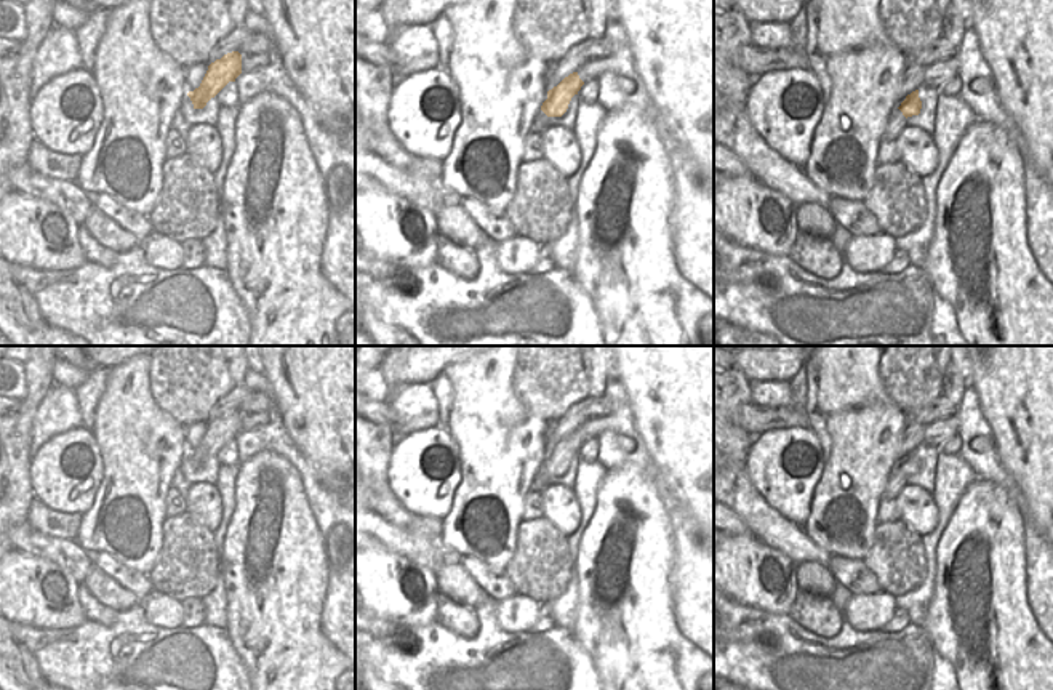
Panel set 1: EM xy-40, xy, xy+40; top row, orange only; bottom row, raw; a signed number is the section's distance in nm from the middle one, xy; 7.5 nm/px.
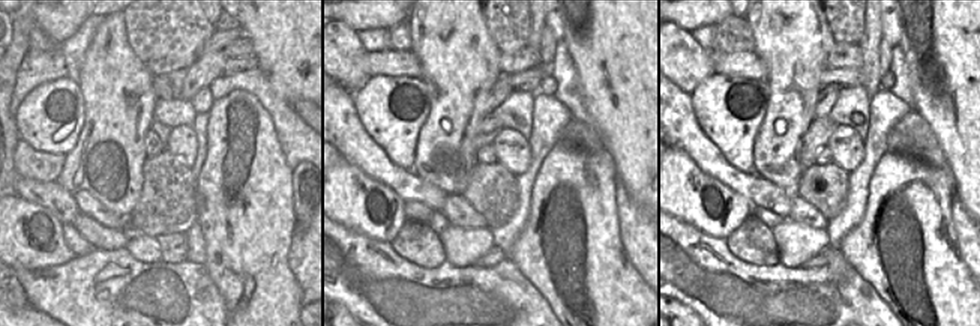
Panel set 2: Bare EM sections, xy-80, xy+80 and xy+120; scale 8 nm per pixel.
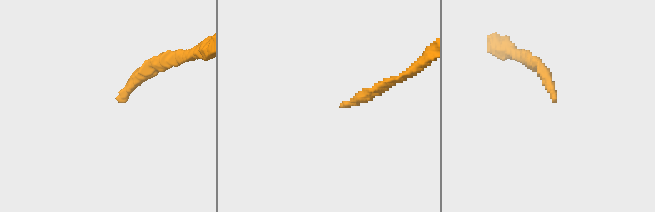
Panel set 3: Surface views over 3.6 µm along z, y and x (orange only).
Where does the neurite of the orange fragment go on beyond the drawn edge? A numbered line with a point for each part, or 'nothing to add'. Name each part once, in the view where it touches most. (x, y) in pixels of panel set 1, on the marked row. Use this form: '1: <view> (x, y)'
1: xy+40 (896, 122)

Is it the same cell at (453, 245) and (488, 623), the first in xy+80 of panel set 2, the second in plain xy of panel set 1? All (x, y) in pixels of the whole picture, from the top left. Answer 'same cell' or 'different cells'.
different cells

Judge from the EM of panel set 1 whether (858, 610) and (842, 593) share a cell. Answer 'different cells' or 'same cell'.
different cells

